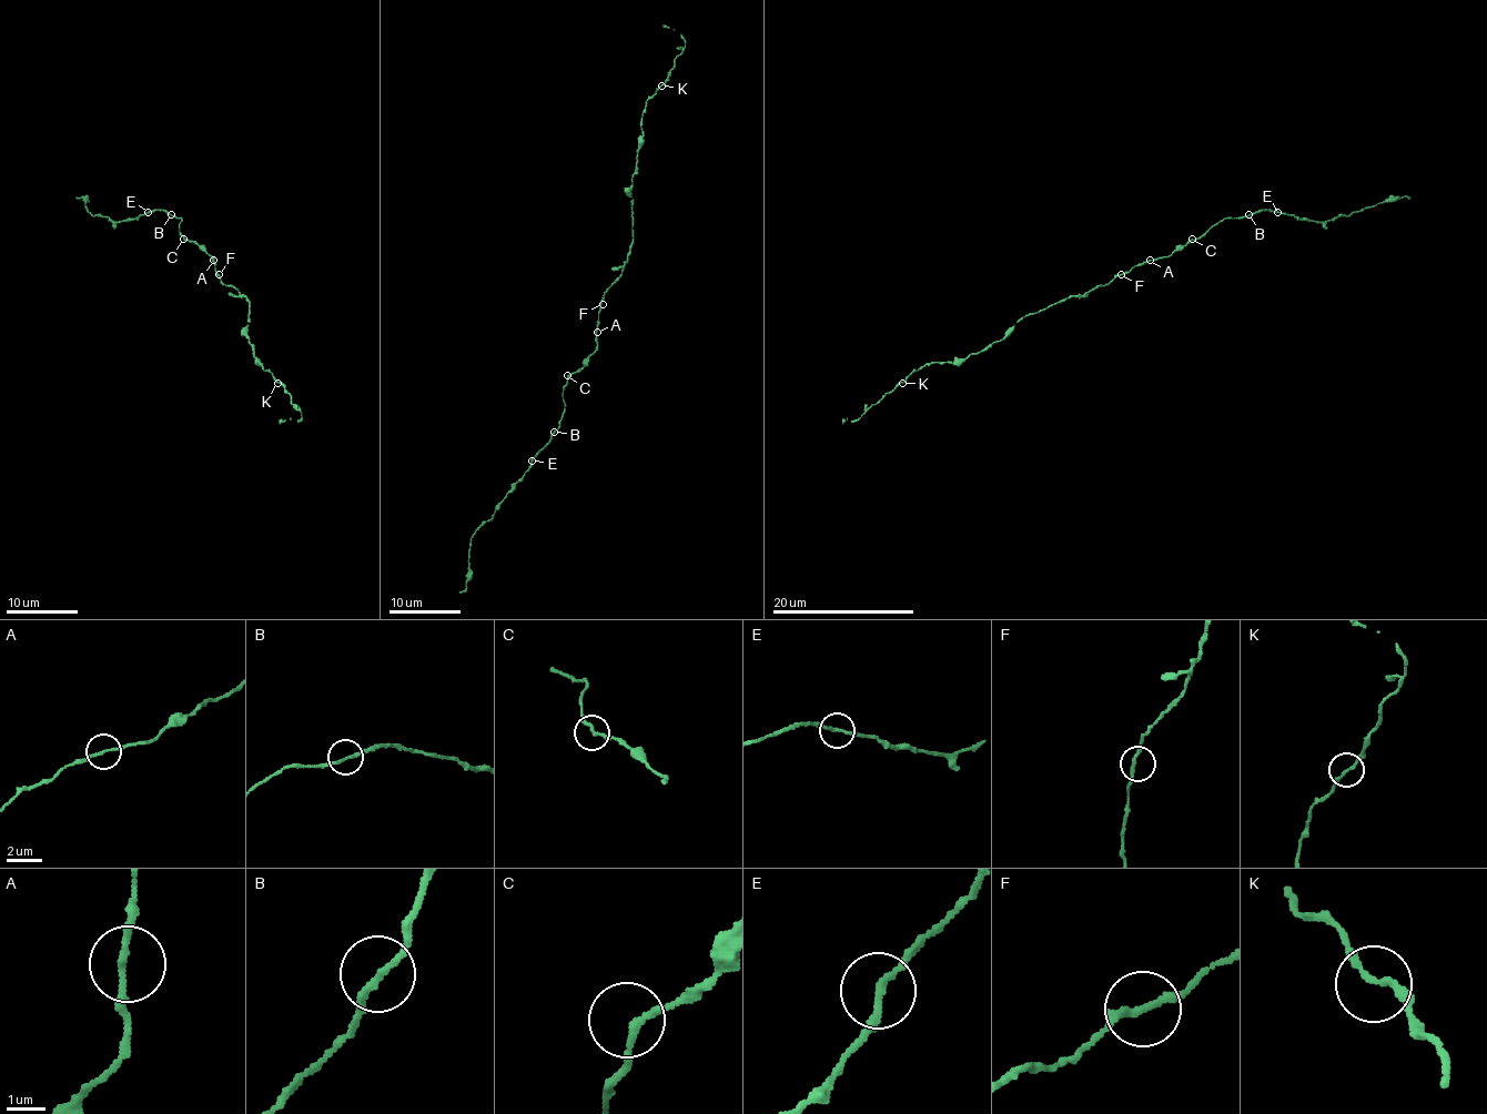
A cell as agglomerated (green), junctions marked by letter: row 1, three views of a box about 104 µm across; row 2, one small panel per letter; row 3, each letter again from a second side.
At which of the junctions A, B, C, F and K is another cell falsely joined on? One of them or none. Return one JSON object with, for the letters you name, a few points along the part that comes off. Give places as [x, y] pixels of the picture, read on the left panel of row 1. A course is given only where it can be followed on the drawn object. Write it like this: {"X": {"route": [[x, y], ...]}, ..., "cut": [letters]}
{"cut": []}

